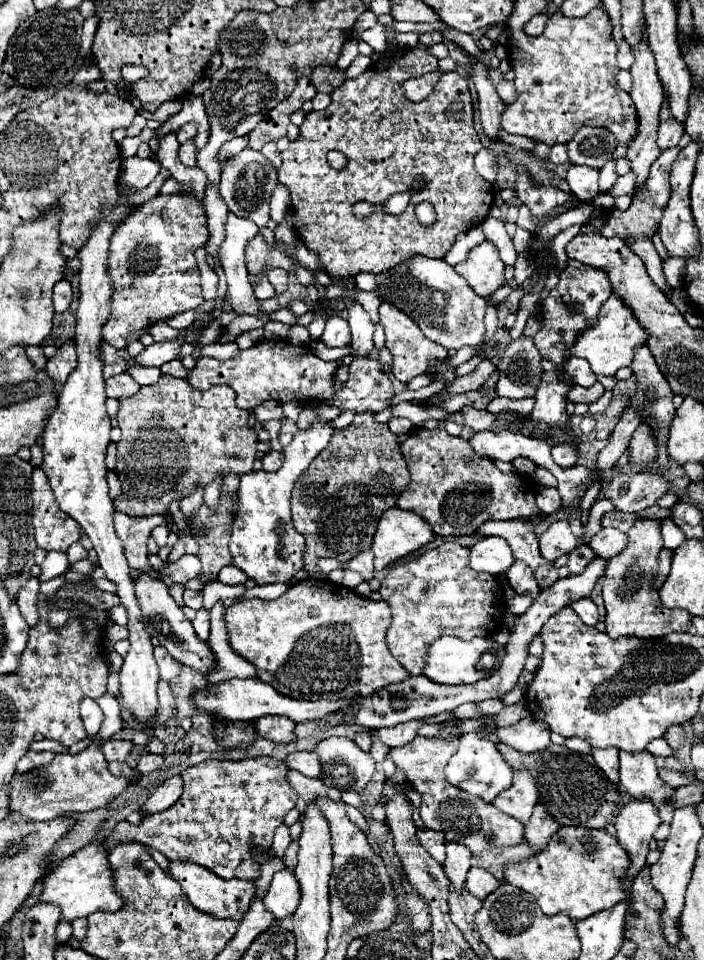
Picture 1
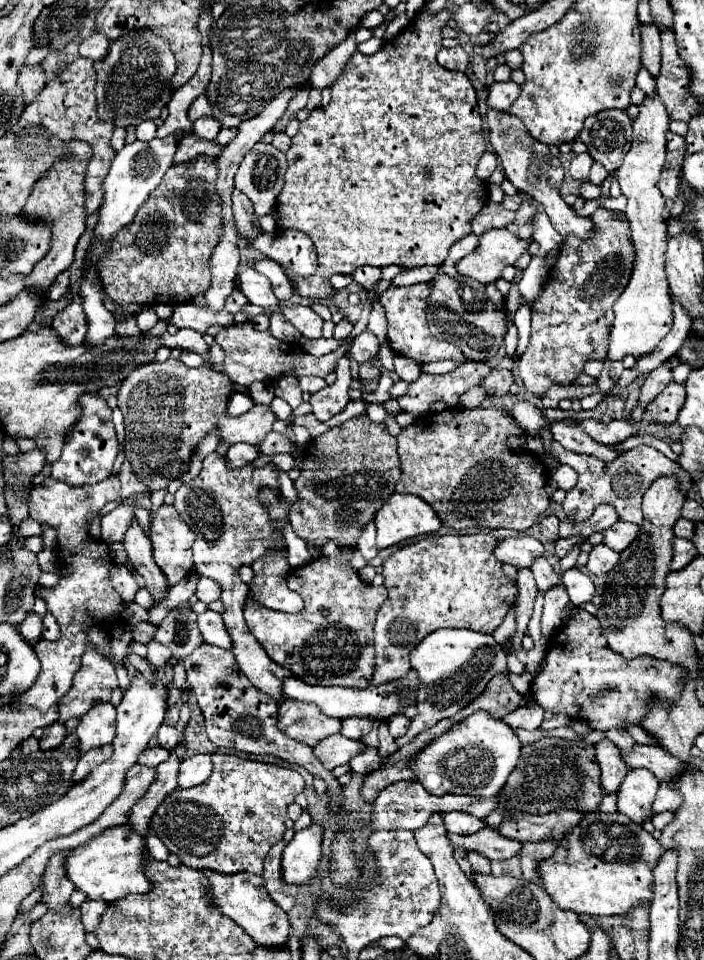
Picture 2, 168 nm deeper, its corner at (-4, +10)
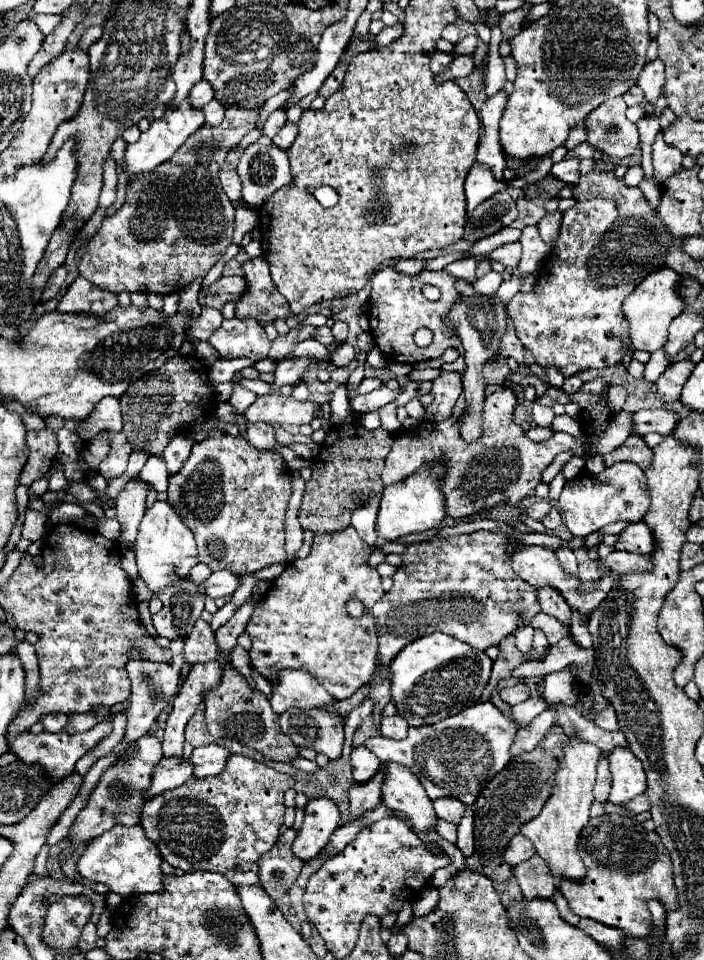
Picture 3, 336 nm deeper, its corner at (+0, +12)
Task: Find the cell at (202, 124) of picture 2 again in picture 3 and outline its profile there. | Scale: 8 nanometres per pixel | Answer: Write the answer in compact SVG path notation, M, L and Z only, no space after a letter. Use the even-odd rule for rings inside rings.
M210 101L204 109L204 117L206 117L206 121L204 121L204 125L220 125L222 123L222 119L224 119L224 107L218 103L218 101Z

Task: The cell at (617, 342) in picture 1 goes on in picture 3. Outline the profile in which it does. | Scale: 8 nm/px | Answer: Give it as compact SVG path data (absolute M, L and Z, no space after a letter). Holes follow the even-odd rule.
M666 265L658 267L648 277L644 277L644 281L640 281L640 285L636 285L636 289L624 299L622 311L624 311L626 323L630 323L630 347L626 351L628 357L636 349L652 353L666 343L668 327L670 327L672 319L684 311L682 303L678 301L676 291L674 291L676 281L678 281L678 273L674 269L670 269Z

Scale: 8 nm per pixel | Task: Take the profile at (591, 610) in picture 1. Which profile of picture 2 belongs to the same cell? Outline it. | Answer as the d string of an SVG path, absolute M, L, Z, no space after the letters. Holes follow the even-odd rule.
M572 567L568 569L564 575L562 575L562 581L566 585L566 591L570 595L570 601L578 607L580 603L586 603L594 597L596 589L594 589L594 583L590 579L590 575L586 575L584 571L580 571L578 567Z

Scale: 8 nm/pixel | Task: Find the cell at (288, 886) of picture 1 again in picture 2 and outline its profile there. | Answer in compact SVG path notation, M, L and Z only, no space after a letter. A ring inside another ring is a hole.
M318 823L298 831L294 839L286 845L282 857L282 869L286 883L302 885L316 875L318 863L322 859L322 835L324 829Z

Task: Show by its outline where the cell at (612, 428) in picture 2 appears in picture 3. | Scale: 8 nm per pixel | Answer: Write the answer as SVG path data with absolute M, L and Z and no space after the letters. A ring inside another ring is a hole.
M650 409L650 411L638 411L632 415L634 435L648 435L648 433L660 433L660 435L670 435L674 425L678 423L676 415L668 409Z

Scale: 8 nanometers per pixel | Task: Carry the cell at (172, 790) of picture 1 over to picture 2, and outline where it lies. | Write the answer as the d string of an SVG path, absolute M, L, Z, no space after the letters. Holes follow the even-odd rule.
M192 755L180 765L180 787L194 787L204 783L212 771L212 755Z

